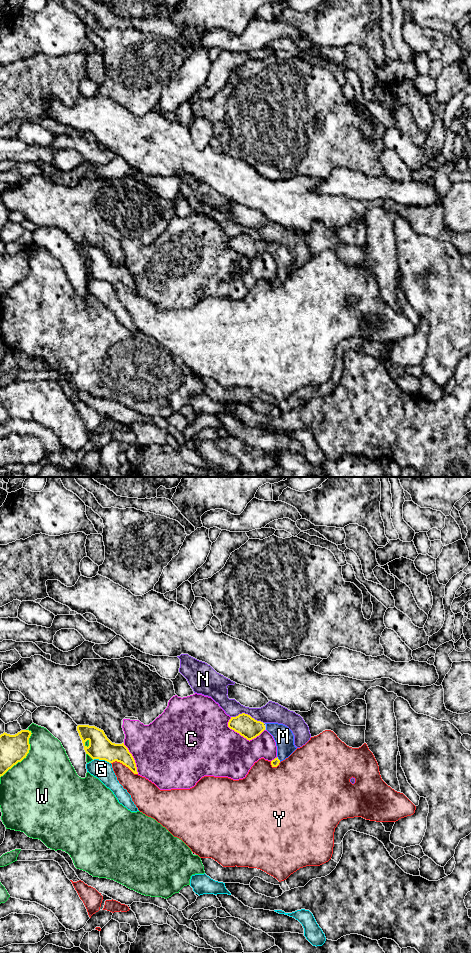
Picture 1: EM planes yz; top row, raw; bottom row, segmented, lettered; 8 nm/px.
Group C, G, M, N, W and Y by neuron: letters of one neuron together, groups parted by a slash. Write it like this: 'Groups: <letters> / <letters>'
Groups: C / G / M / N / W / Y

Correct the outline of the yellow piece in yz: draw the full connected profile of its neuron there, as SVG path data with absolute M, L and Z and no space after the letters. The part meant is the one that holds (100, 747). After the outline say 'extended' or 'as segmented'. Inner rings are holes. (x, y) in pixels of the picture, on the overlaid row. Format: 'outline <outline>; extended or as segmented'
outline M78 725L77 731L86 754L93 760L105 760L109 763L117 761L128 767L134 774L138 774L135 760L124 743L112 743L104 731L95 726Z; as segmented

